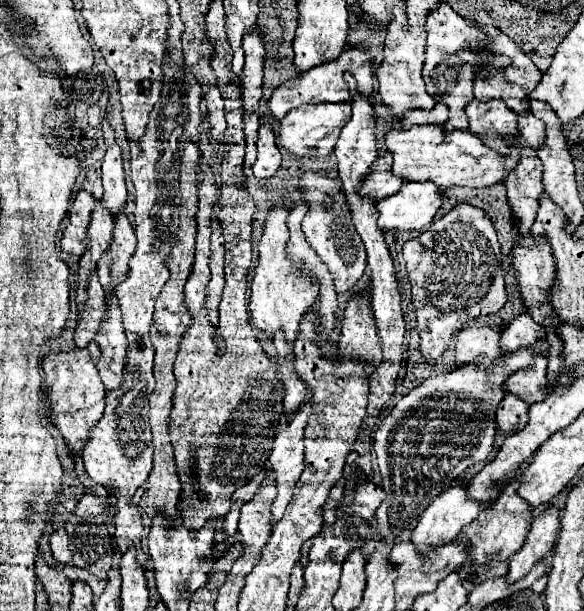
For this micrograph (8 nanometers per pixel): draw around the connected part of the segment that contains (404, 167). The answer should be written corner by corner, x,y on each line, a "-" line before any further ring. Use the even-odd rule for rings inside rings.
414,126
406,132
392,128
386,134
386,148
394,156
392,174
414,180
426,182
432,180
438,188
446,190
450,186
470,186
470,188
486,188
502,182
506,174
518,164
520,154
518,146
512,148
512,156
500,156
498,152
484,146
484,142
472,132
442,132
440,126

